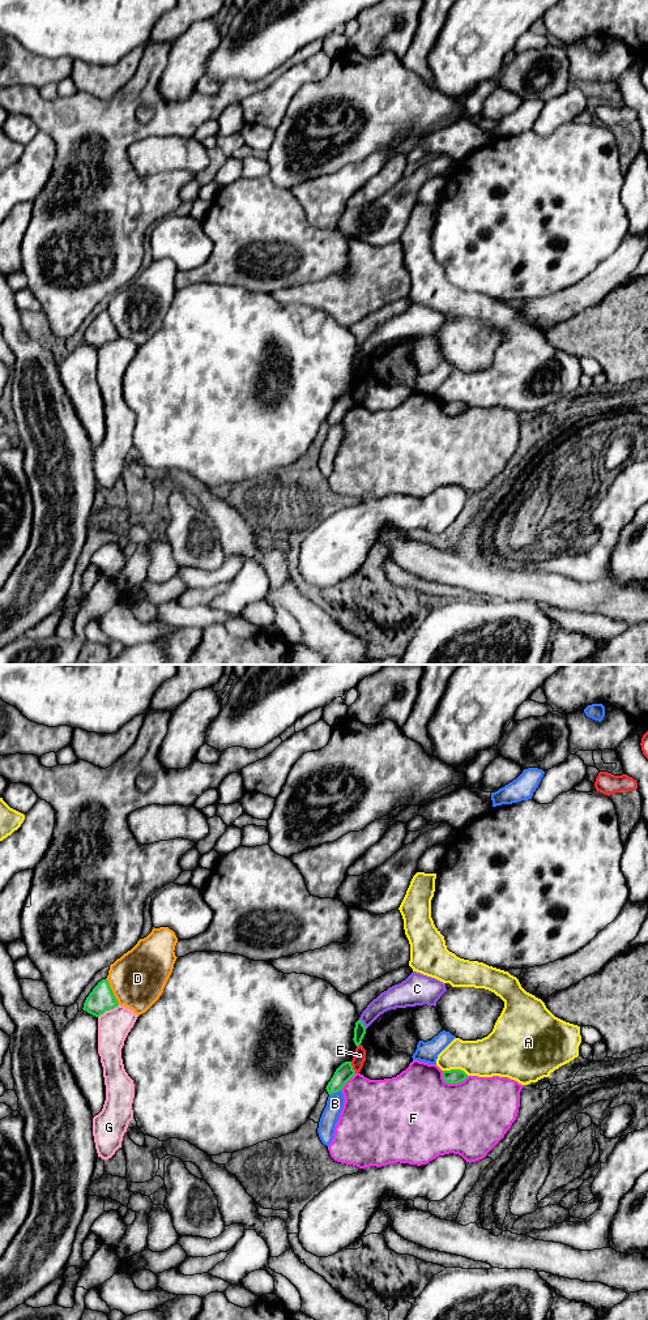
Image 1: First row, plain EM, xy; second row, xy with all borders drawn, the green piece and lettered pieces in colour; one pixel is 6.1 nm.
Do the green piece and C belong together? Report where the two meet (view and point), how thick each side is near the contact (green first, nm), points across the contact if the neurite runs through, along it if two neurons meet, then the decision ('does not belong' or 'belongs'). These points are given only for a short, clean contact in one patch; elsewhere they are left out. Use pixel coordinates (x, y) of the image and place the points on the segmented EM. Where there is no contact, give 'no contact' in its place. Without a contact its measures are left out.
meets green in xy at (362, 1024); 80 nm thick on the green side, 130 nm on the other; border along xy (359, 1019), (366, 1028); does not belong

